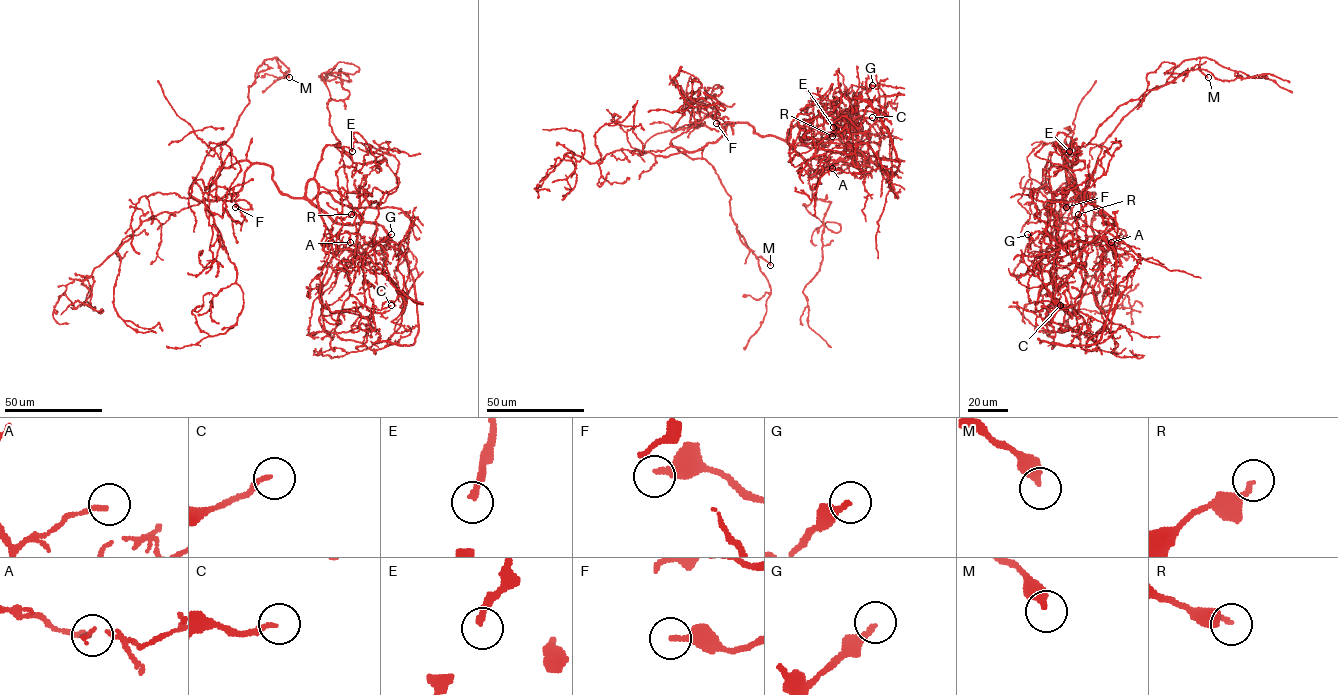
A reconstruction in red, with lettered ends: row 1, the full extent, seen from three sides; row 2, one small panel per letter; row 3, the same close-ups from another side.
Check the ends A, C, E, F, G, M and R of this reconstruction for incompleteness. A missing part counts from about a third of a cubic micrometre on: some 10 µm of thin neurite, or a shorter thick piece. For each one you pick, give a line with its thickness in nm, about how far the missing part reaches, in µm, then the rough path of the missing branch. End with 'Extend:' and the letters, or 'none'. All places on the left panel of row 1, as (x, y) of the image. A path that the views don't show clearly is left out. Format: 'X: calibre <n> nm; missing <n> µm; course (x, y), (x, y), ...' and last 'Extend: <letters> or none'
C: calibre 190 nm; missing 4 µm
G: calibre 200 nm; missing 2 µm
M: calibre 320 nm; missing 15 µm; course (289, 77), (279, 84), (274, 83)
Extend: C, G, M

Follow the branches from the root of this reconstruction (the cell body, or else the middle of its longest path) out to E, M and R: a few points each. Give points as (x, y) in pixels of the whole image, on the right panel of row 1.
E: (1072, 171), (1081, 197), (1062, 157), (1065, 145), (1077, 151), (1076, 163), (1057, 153), (1059, 132), (1069, 151)
M: (1072, 171), (1094, 200), (1085, 187), (1120, 121), (1184, 60), (1199, 58), (1208, 77)
R: (1072, 171), (1078, 196), (1081, 197), (1076, 186), (1068, 181), (1085, 217), (1084, 230), (1076, 221), (1078, 214)

